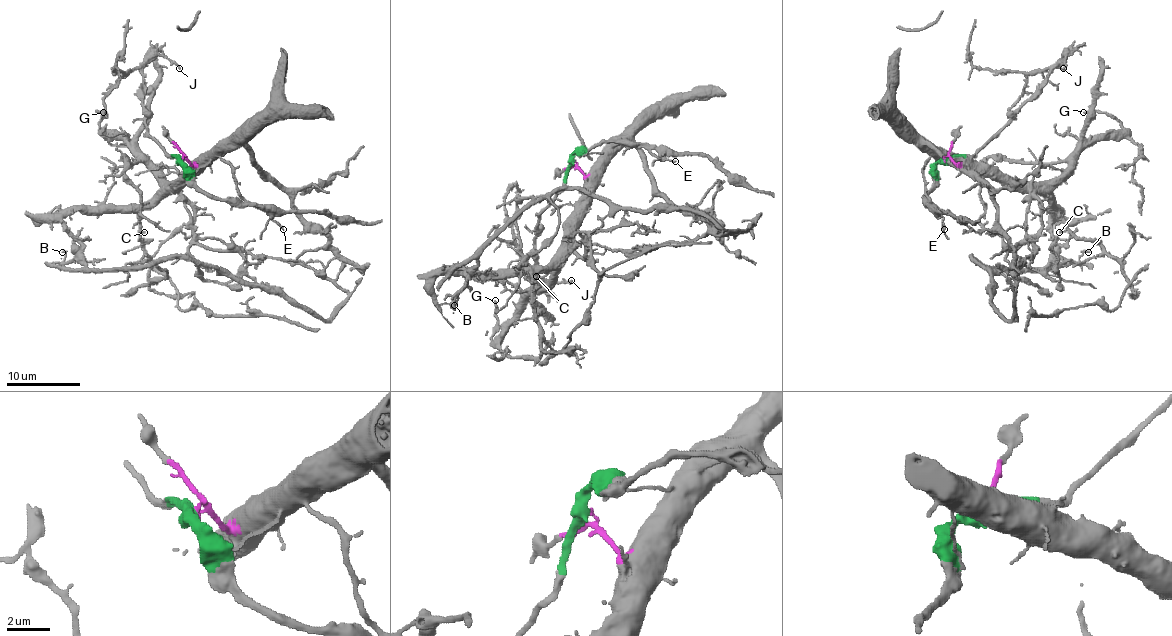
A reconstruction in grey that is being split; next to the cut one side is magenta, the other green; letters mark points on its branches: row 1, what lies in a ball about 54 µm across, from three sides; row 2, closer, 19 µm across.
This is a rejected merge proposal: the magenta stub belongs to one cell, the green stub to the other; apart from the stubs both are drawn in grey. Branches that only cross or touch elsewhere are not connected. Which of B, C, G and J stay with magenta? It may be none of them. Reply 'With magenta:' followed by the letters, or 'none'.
With magenta: B, C, G

